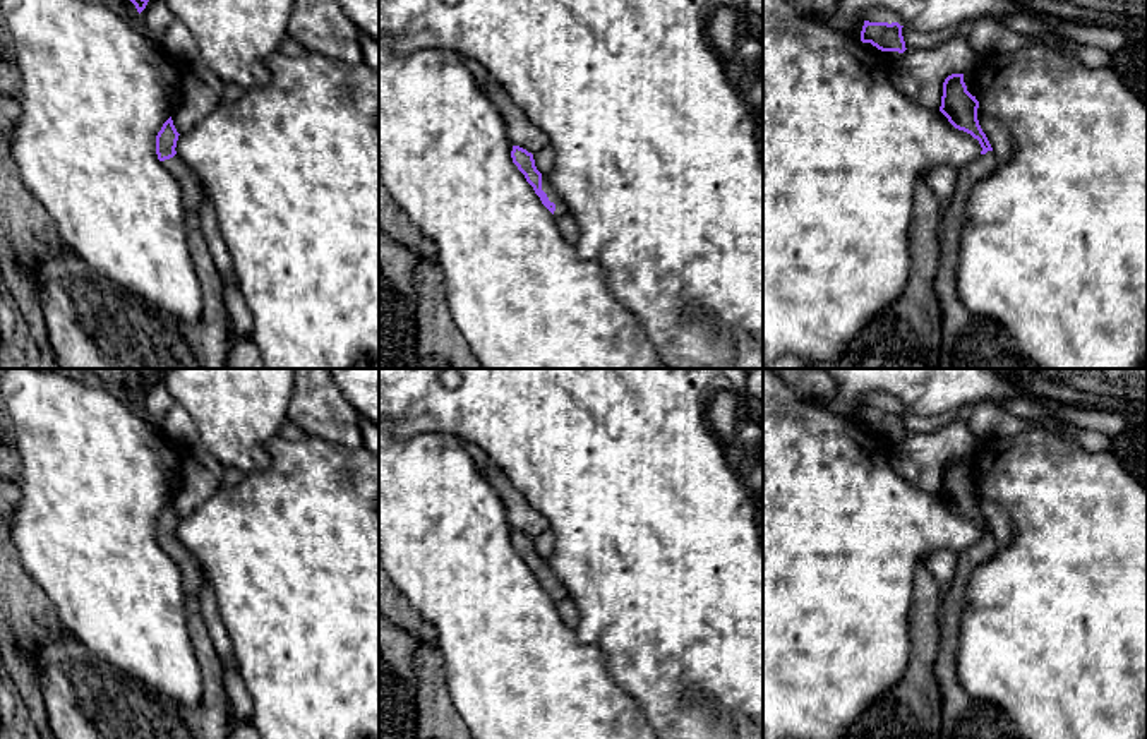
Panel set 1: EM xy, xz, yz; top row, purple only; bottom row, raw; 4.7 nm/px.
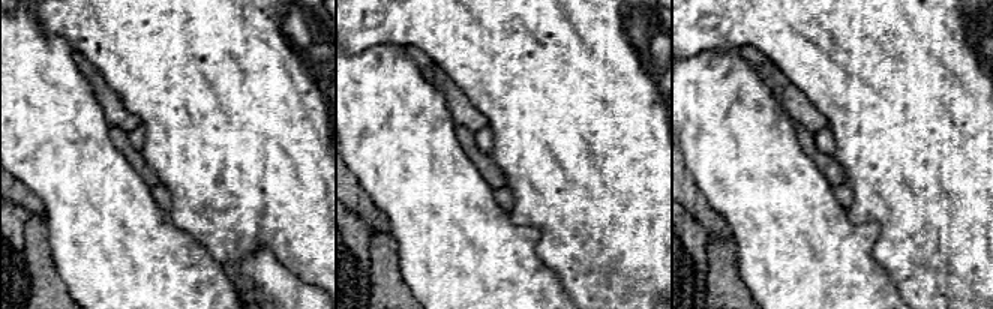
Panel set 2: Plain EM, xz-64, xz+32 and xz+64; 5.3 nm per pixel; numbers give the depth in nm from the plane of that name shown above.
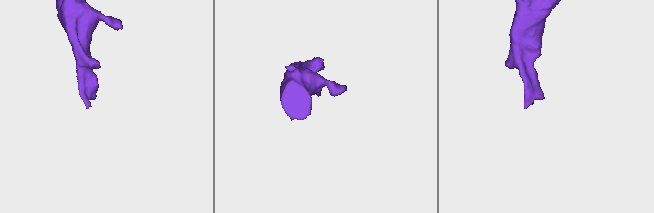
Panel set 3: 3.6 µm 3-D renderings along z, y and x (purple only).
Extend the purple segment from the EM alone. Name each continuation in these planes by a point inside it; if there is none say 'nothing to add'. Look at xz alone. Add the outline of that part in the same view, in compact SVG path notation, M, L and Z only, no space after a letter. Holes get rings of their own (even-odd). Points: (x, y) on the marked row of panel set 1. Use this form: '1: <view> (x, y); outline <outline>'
1: xz (561, 208); outline M542 175L542 190L547 194L549 201L555 204L554 216L557 219L562 218L564 214L567 214L567 211L569 211L567 204L552 189L547 175Z

